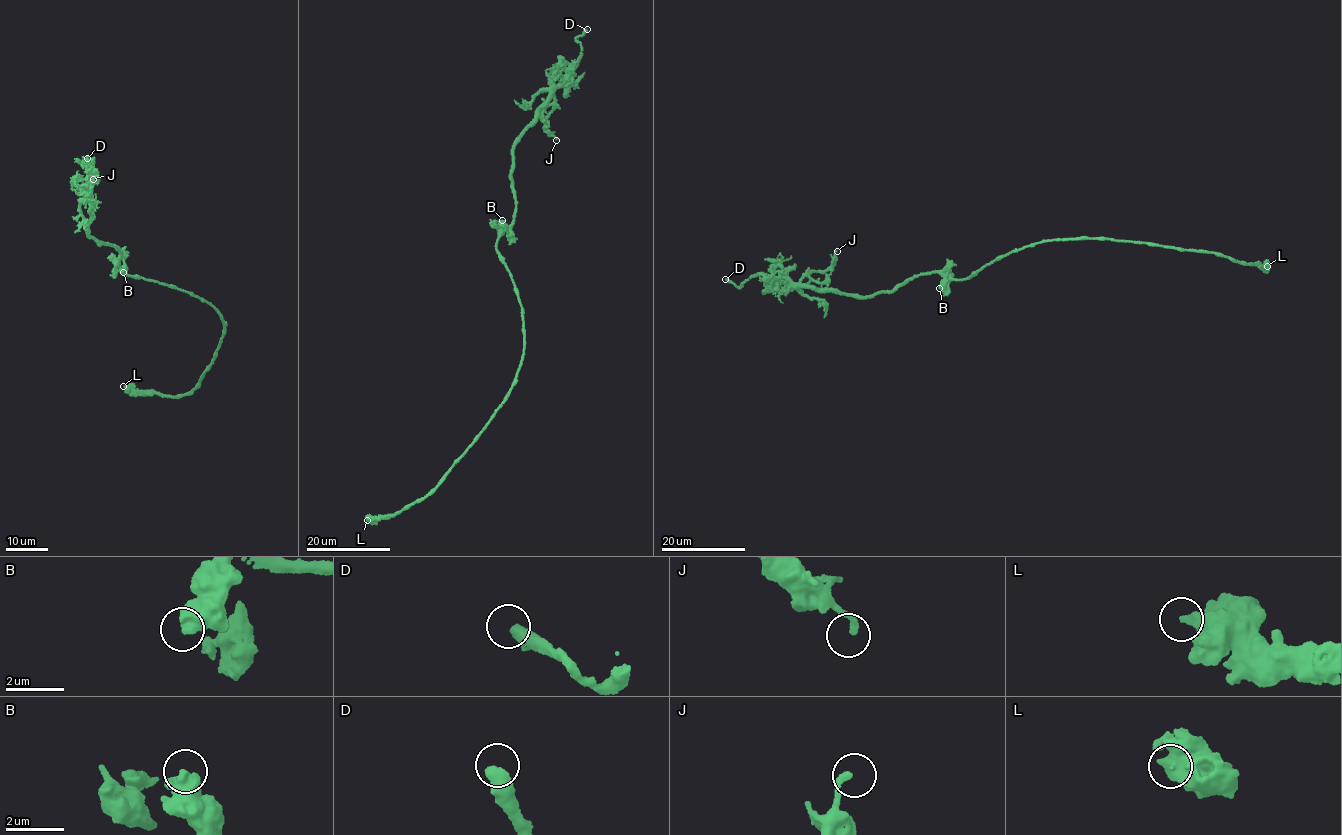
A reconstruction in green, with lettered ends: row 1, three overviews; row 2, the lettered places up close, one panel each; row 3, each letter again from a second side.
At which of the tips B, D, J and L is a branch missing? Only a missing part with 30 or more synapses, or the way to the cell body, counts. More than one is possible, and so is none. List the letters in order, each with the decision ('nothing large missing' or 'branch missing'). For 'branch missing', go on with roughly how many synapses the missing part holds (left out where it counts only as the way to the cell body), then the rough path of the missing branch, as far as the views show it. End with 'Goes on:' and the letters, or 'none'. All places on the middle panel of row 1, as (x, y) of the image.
B: nothing large missing
D: branch missing; course (587, 29), (581, 24), (570, 30), (543, 33), (535, 37), (521, 27)
J: nothing large missing
L: nothing large missing
Goes on: D

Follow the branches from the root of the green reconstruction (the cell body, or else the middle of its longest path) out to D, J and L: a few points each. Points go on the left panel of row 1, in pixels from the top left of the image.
D: (173, 285), (124, 274), (117, 248), (86, 235), (98, 172), (87, 171), (87, 158)
J: (173, 285), (124, 274), (117, 266), (117, 248), (86, 235), (94, 209), (84, 186), (93, 179)
L: (173, 285), (219, 311), (226, 322), (211, 363), (193, 390), (181, 395), (137, 395), (123, 386)

